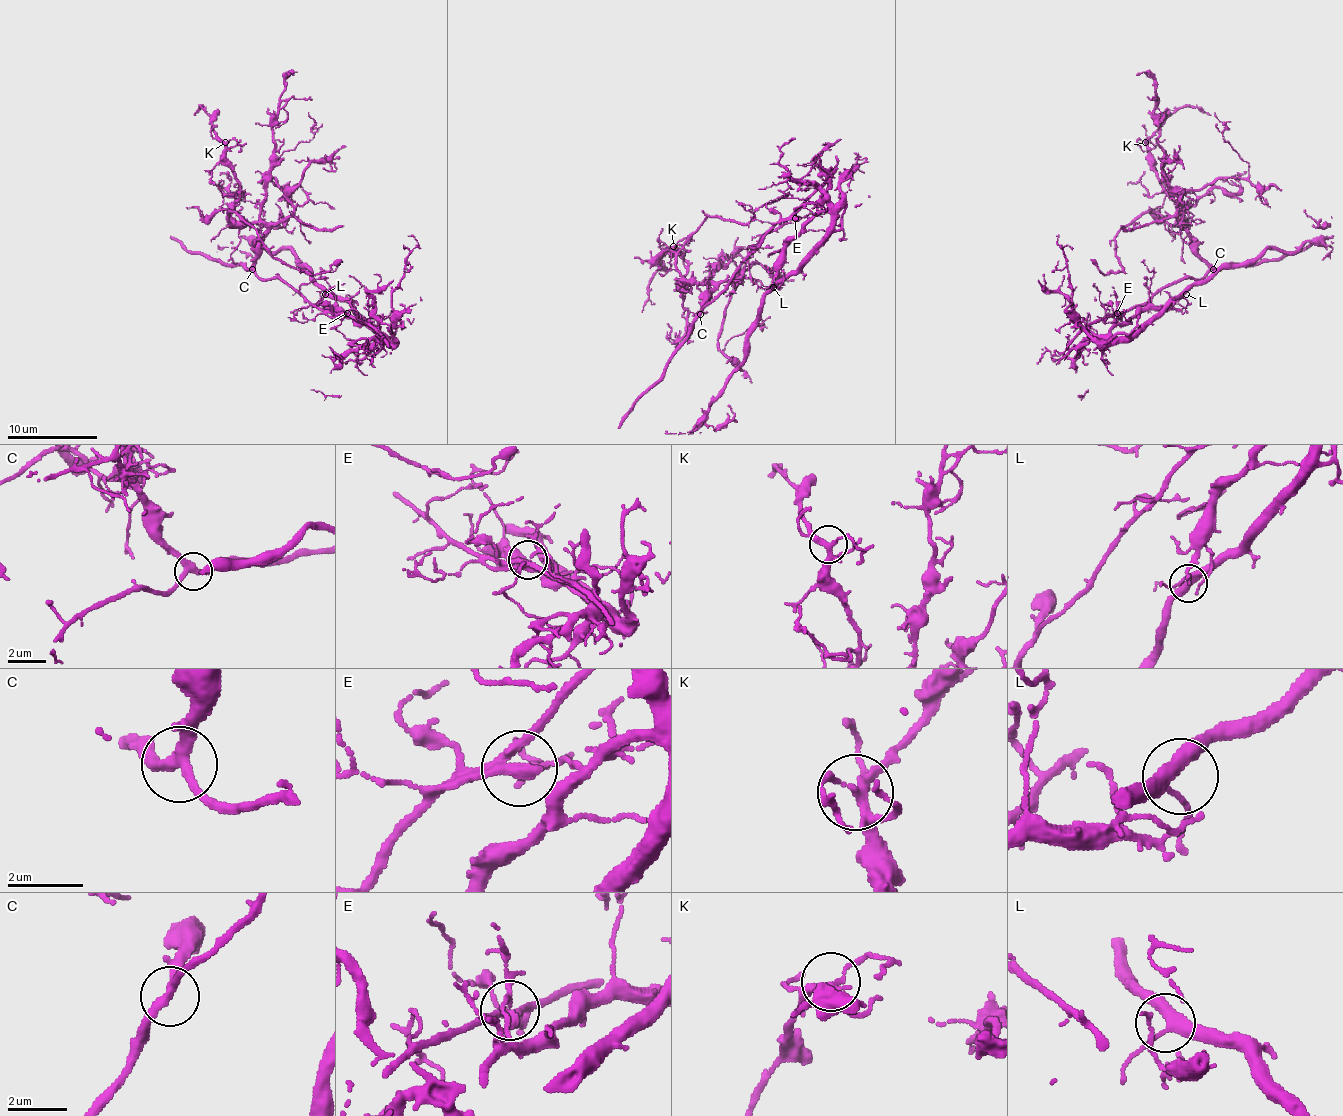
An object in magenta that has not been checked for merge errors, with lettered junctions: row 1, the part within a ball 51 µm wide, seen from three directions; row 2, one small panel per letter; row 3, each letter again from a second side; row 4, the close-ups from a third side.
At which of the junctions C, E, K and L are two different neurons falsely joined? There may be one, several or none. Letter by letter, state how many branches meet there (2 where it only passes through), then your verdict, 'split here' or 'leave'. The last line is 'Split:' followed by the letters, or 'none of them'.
C: branches 3; leave
E: branches 4; split here
K: branches 5; leave
L: branches 3; leave
Split: E

